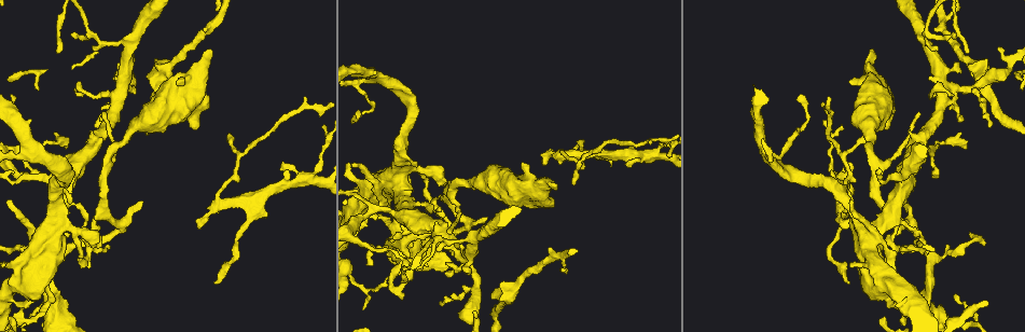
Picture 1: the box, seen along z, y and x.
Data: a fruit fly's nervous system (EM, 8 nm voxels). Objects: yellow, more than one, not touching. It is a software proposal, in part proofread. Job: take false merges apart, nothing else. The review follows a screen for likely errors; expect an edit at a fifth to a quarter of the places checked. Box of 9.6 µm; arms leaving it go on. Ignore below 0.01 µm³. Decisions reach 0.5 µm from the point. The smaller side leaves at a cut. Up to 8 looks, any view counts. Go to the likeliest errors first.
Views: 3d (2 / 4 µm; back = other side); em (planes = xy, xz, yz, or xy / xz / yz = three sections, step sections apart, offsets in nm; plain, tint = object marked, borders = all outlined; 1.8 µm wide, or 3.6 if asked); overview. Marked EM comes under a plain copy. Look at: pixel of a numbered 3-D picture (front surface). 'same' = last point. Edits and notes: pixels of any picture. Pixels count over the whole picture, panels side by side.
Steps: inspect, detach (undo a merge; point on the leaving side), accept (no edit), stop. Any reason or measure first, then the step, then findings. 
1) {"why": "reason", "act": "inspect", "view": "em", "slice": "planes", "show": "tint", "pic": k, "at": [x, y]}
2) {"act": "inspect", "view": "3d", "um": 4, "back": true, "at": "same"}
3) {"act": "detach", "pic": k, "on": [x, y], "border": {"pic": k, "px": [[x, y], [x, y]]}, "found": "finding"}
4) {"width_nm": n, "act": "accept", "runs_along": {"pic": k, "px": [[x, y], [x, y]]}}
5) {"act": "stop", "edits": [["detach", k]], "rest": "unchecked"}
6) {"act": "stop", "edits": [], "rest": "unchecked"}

{"why": "thin arm on a thick one", "act": "inspect", "view": "em", "um": 3.6, "slice": "planes", "show": "tint", "pic": 1, "at": [944, 93]}

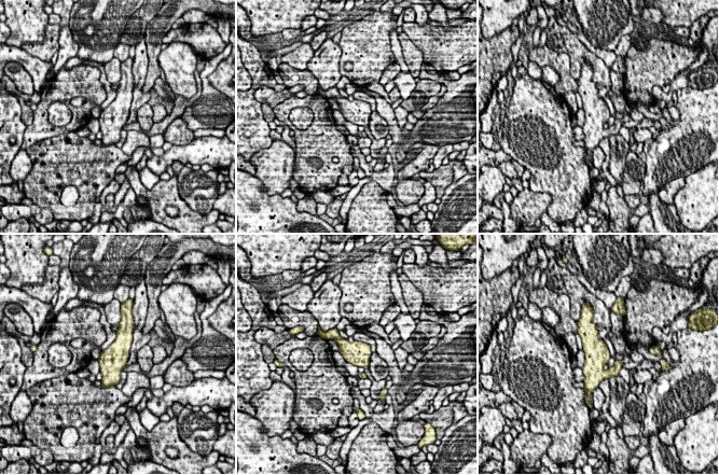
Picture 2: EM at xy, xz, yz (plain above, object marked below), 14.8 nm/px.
{"width_nm": 360, "act": "accept", "found": "all the same neuron"}

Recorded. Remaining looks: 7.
{"why": "side arm on a straight run", "act": "inspect", "view": "em", "slice": "planes", "show": "tint", "pic": 1, "at": [253, 199]}

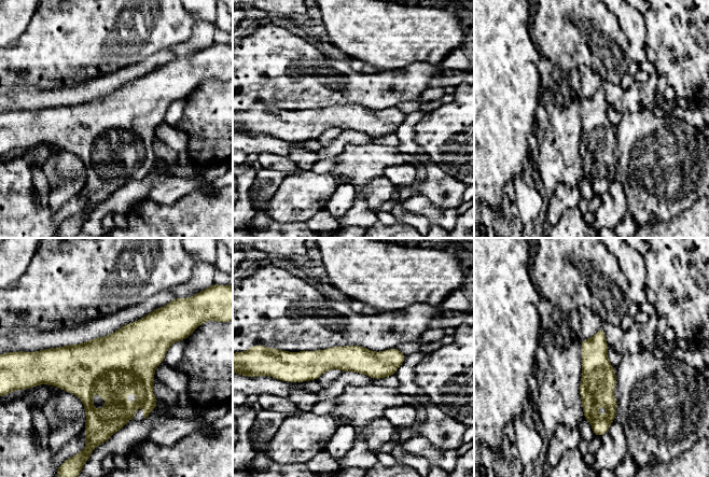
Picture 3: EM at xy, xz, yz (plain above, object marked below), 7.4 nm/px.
{"act": "accept", "runs_along": {"pic": 3, "px": [[402, 358], [289, 364]]}, "found": "all the same neuron"}

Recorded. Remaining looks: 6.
{"why": "thick turns thin", "act": "inspect", "view": "3d", "um": 4, "pic": 1, "at": [388, 200]}

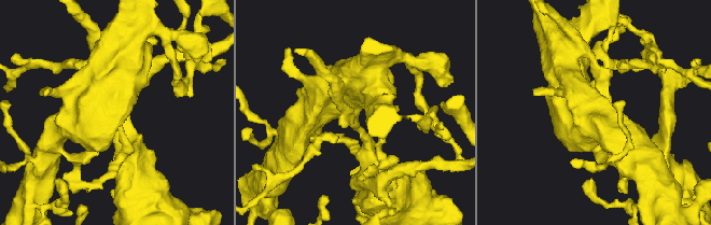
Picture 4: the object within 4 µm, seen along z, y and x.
{"act": "inspect", "view": "em", "um": 3.6, "slice": "planes", "show": "tint", "pic": 4, "at": [351, 116]}

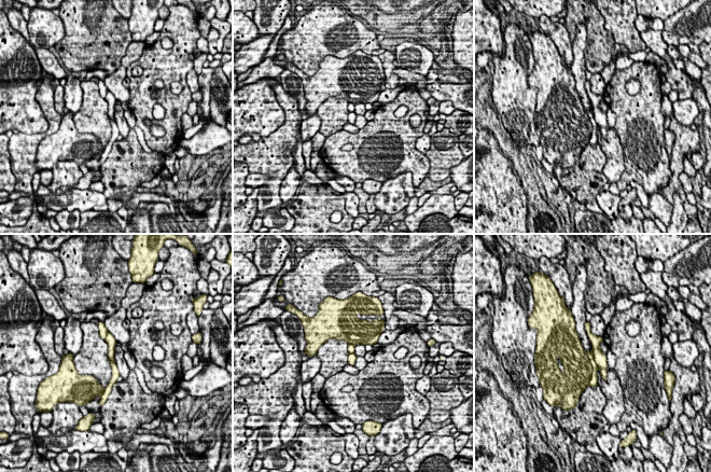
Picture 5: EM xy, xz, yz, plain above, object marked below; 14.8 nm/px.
{"act": "detach", "pic": 5, "on": [600, 359], "border": {"pic": 5, "px": [[591, 351], [594, 361], [598, 366]]}, "found": "two neurons meet here"}

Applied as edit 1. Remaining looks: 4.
{"act": "stop", "edits": [["detach", 5]], "rest": "unchecked"}

